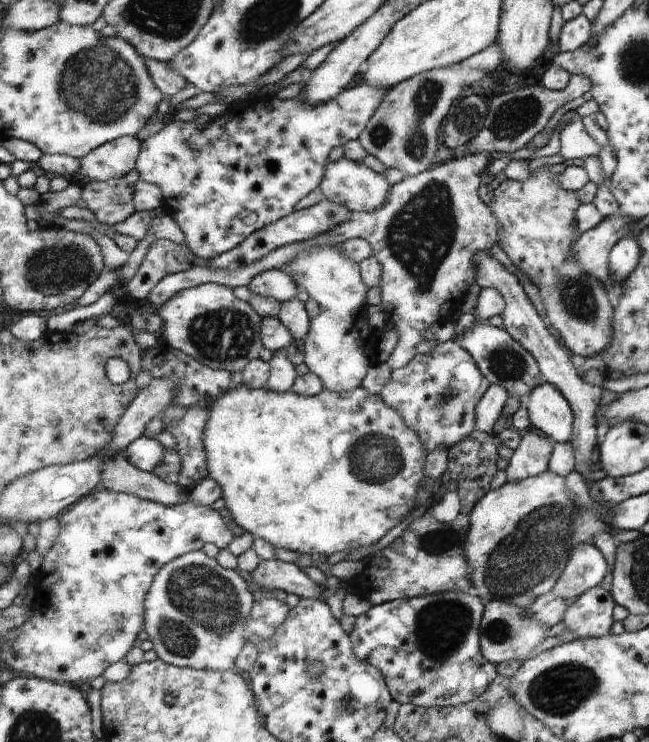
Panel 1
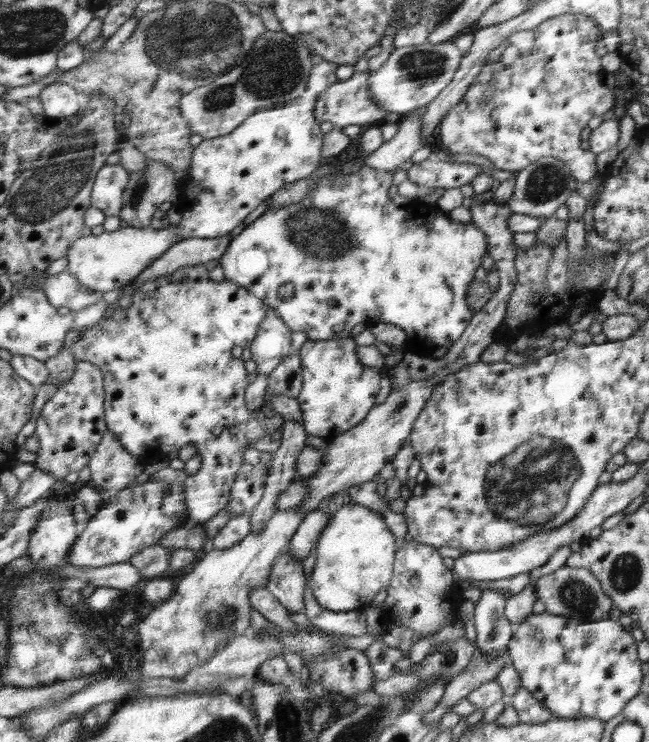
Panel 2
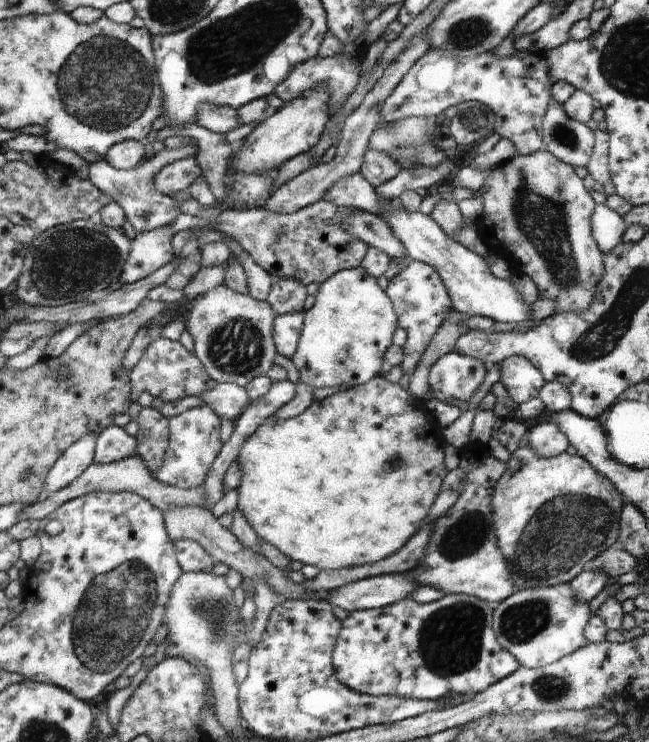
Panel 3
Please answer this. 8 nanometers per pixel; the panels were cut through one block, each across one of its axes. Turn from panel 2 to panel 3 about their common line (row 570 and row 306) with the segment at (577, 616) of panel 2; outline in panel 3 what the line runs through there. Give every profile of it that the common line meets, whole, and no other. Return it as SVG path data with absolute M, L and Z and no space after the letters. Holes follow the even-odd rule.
M538 150L538 152L531 155L518 154L512 158L512 160L502 164L502 166L494 168L493 173L486 179L483 186L486 187L480 188L484 191L480 197L482 197L483 200L482 216L484 216L484 224L490 228L489 232L500 240L503 245L502 252L514 261L517 265L516 270L527 274L535 282L538 287L539 298L546 297L556 302L556 309L553 311L553 315L558 312L558 302L572 302L572 306L570 306L571 313L580 314L584 313L586 309L589 309L597 294L599 282L605 274L605 262L602 262L602 252L598 250L598 246L596 246L596 242L594 242L595 238L592 238L592 216L596 204L594 204L594 200L590 198L590 194L586 192L582 180L576 176L572 165L568 166L568 163L564 164L561 159L557 159L553 154L550 154L549 151Z

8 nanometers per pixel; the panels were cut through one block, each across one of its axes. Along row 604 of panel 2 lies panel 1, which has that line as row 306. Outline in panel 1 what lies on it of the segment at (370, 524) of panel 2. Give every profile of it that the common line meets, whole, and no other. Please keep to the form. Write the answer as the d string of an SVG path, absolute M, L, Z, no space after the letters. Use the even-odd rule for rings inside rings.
M343 242L335 245L318 245L310 250L298 253L293 261L286 263L287 273L295 280L301 289L302 296L318 303L320 314L310 319L308 334L302 340L305 359L309 371L313 372L322 382L323 388L337 393L349 393L362 384L368 368L376 364L376 358L381 358L380 350L376 350L374 332L368 326L366 314L366 290L369 290L361 277L360 264L343 249Z

